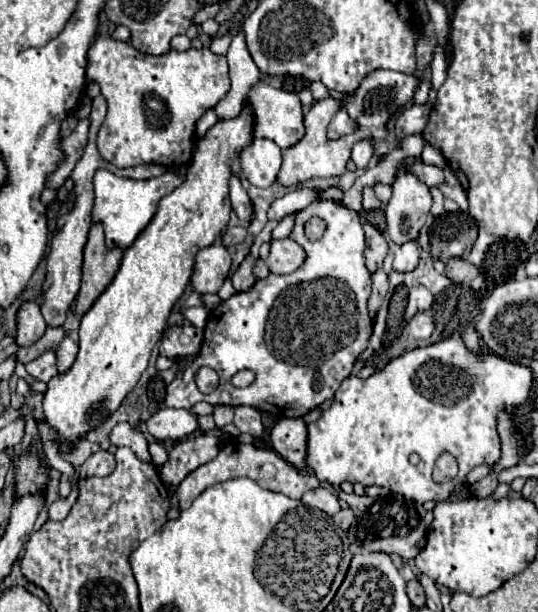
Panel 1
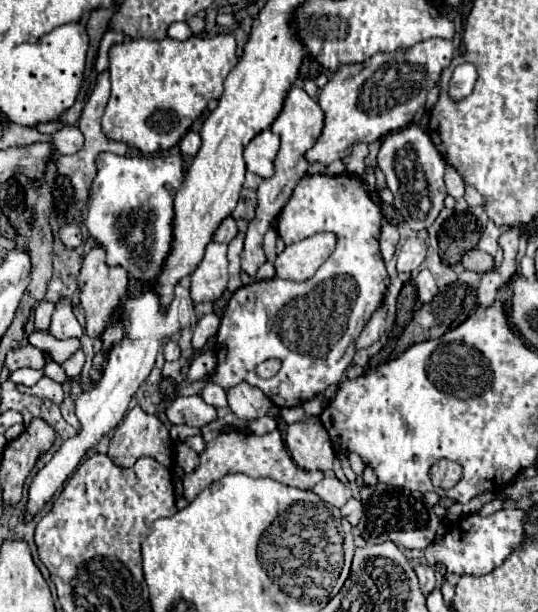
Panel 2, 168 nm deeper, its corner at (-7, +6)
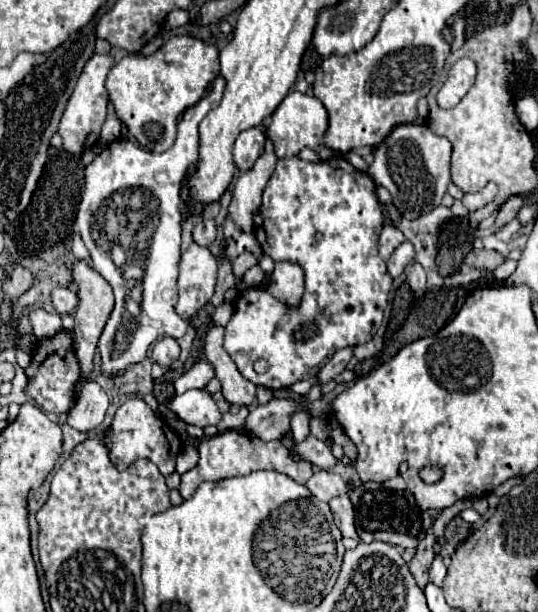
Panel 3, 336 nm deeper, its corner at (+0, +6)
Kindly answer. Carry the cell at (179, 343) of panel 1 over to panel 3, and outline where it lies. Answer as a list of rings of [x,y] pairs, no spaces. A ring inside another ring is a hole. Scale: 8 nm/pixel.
[[[159,338],[151,350],[151,356],[153,360],[159,364],[159,366],[171,366],[177,358],[179,358],[179,344],[175,338]]]

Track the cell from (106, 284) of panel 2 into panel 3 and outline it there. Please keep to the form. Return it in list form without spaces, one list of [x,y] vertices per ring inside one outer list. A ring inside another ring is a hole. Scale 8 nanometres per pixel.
[[[77,260],[73,264],[73,280],[77,284],[77,294],[79,294],[79,306],[75,312],[75,352],[81,364],[83,378],[89,378],[93,372],[93,356],[99,336],[113,310],[113,290],[109,282],[105,282],[105,278],[101,278],[101,274],[97,274],[85,260]]]

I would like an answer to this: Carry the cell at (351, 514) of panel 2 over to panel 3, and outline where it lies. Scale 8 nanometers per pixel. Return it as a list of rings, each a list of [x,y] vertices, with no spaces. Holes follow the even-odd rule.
[[[345,494],[345,496],[331,498],[331,500],[329,500],[329,508],[331,508],[331,512],[333,512],[335,524],[337,524],[337,528],[341,530],[341,534],[347,536],[347,538],[359,540],[357,530],[355,530],[355,510],[353,510],[353,504],[351,504],[349,496]]]

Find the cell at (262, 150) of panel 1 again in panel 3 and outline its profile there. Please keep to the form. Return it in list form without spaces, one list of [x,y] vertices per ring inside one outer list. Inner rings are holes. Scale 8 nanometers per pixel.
[[[259,128],[243,130],[235,140],[235,166],[241,172],[247,172],[255,160],[263,154],[265,134]]]

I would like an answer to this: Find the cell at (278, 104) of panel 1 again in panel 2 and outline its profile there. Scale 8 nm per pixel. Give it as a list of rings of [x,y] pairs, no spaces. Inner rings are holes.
[[[292,86],[286,94],[286,100],[284,100],[284,106],[282,106],[278,118],[270,126],[272,132],[278,134],[282,140],[282,146],[280,146],[280,152],[276,158],[276,174],[268,180],[262,180],[262,184],[258,186],[256,216],[248,224],[246,242],[244,242],[244,250],[242,250],[242,270],[252,280],[256,280],[256,270],[266,262],[266,256],[262,250],[262,238],[270,228],[270,220],[284,208],[284,204],[292,196],[292,190],[296,188],[296,182],[300,182],[300,178],[304,178],[304,174],[308,170],[308,162],[304,160],[304,152],[308,148],[312,148],[314,142],[318,140],[318,136],[322,132],[322,124],[324,124],[324,114],[322,114],[318,102],[314,102],[302,88]]]

